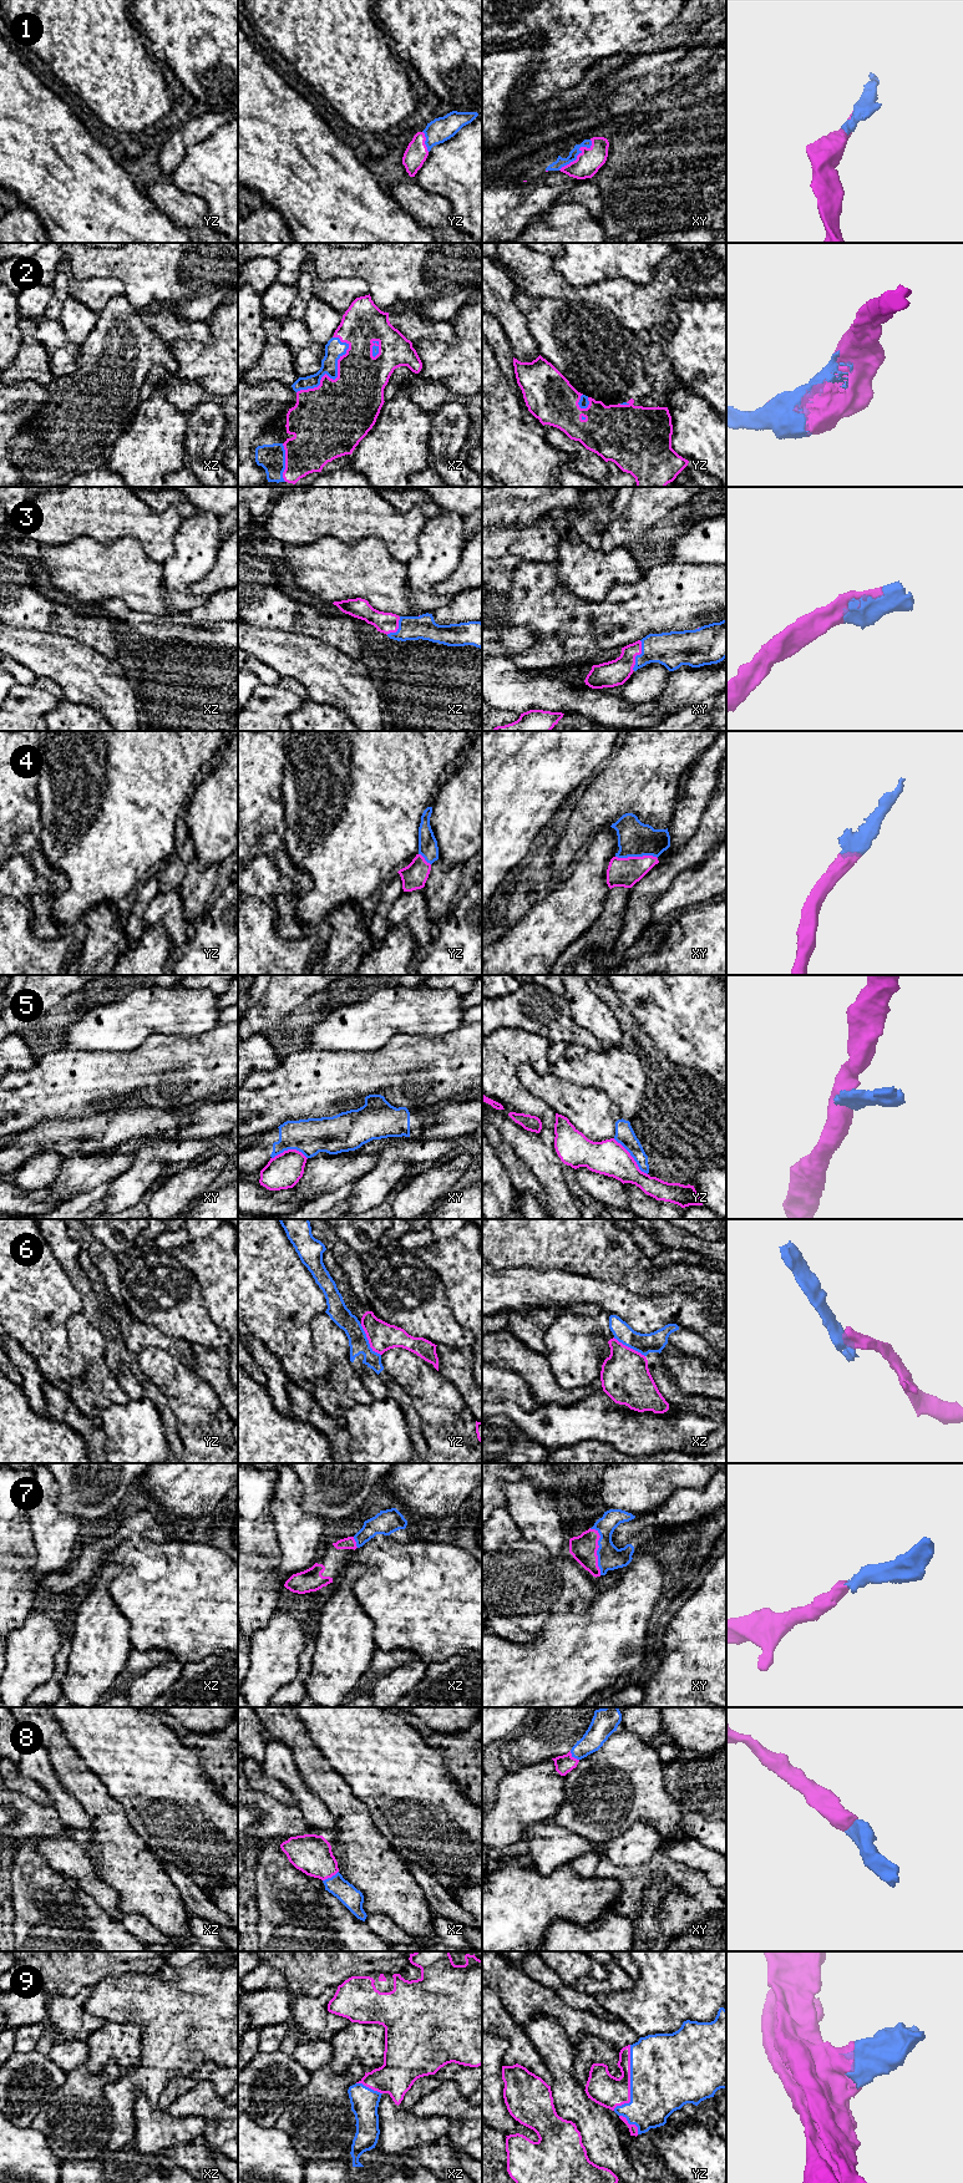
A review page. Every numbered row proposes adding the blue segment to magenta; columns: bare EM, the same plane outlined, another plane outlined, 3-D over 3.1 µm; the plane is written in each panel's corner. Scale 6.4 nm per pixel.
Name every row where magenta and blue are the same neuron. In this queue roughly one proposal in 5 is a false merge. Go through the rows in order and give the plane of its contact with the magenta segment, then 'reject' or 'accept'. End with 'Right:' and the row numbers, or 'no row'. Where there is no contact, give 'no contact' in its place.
1: xy | accept
2: xz | accept
3: xy | accept
4: xy | accept
5: yz | reject
6: yz | reject
7: xy | accept
8: xz | accept
9: yz | accept
Right: 1, 2, 3, 4, 7, 8, 9

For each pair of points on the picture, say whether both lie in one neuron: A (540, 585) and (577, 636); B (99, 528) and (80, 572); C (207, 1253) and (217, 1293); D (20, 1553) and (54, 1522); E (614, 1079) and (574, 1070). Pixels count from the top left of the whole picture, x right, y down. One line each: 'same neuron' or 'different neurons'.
A: same neuron
B: different neurons
C: same neuron
D: different neurons
E: same neuron

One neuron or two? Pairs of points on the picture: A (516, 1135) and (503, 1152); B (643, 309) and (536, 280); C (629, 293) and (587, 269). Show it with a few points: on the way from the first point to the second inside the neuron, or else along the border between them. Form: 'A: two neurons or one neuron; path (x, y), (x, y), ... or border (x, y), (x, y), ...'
A: two neurons; border (495, 1123), (498, 1132), (527, 1166)
B: one neuron; path (617, 295), (572, 294), (562, 290)
C: two neurons; border (633, 282), (627, 279), (602, 279), (578, 288)

